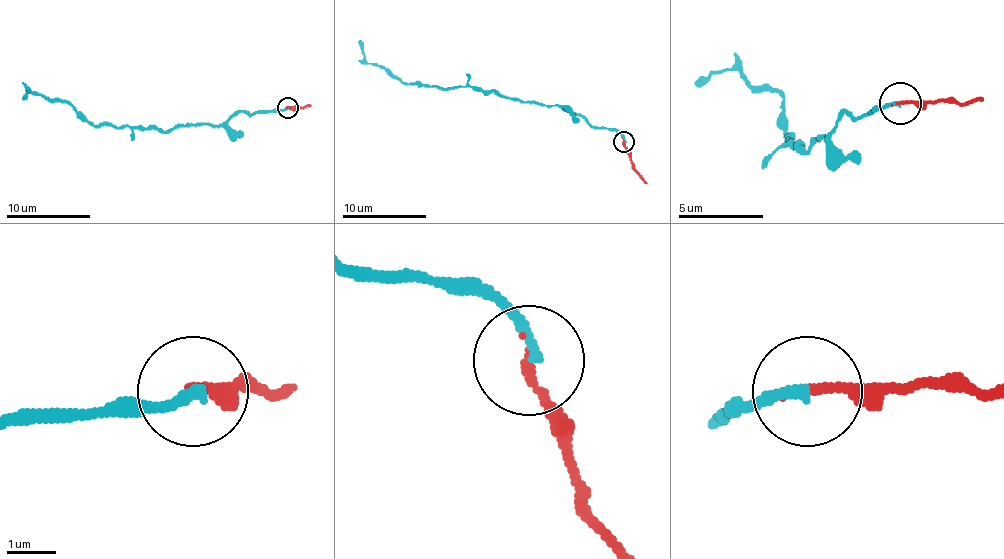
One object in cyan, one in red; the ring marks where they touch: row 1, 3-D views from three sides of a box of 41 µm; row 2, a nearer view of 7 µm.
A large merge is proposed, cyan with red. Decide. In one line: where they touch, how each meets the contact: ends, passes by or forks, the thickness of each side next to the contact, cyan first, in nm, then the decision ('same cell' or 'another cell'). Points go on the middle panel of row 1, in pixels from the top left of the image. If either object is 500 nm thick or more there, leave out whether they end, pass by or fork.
at (623, 142); cyan ends there; red ends there; 220 nm thick on the cyan side, 170 nm on the other; another cell

